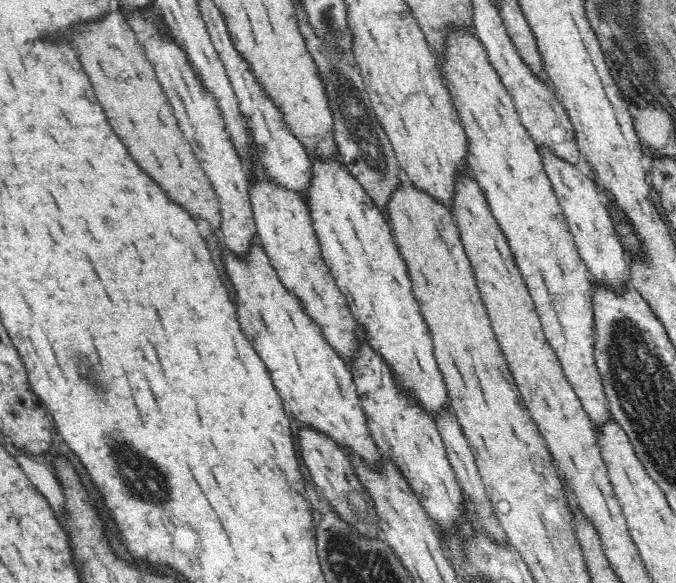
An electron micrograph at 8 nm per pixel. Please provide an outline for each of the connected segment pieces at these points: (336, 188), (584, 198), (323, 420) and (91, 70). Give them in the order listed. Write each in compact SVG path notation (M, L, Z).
M341 156L331 157L326 161L310 160L313 164L310 168L311 185L305 202L324 262L345 296L357 324L363 328L363 338L367 340L373 351L386 361L401 390L413 396L415 402L436 420L442 408L451 406L448 389L434 356L430 329L422 317L418 299L414 297L408 267L396 246L391 226L374 201L365 193L363 186L348 173L346 166L342 165Z
M541 147L538 152L541 154L546 175L551 181L558 202L560 202L563 216L572 233L577 251L588 267L592 279L596 280L596 283L604 283L605 288L622 290L622 287L626 287L627 283L630 282L628 259L614 230L611 212L606 206L604 197L594 182L588 176L578 172L574 165L562 161L550 153L546 147Z
M260 241L252 244L244 256L225 248L223 260L237 292L235 305L242 332L264 361L284 410L292 412L299 424L327 434L341 448L357 454L376 470L381 454L371 437L350 368L327 344L301 302L280 283Z
M116 9L98 24L80 26L72 38L80 50L80 62L90 76L96 98L102 104L112 130L128 148L136 164L162 186L174 204L180 204L194 220L206 220L212 226L213 234L220 233L218 197L179 128L155 68L124 14Z

